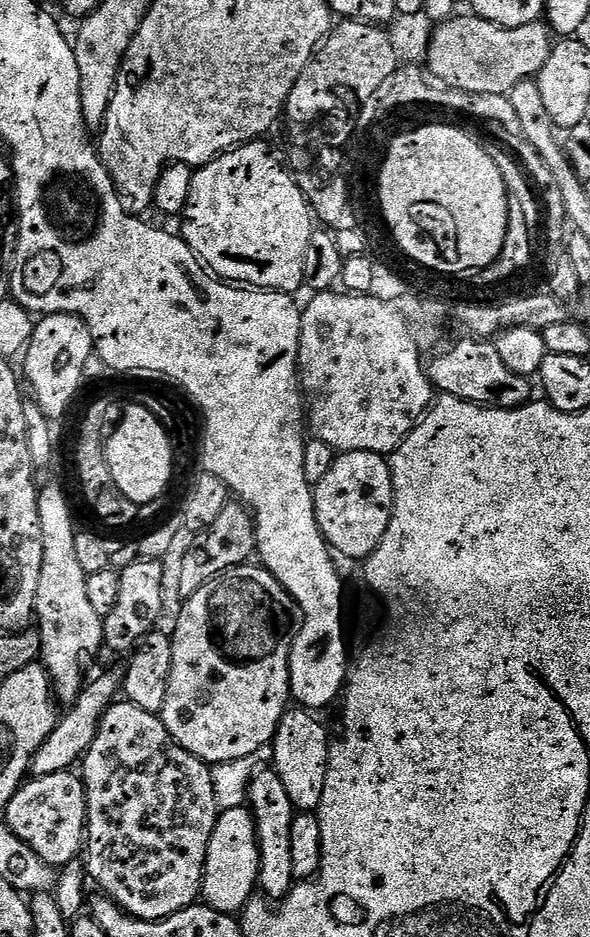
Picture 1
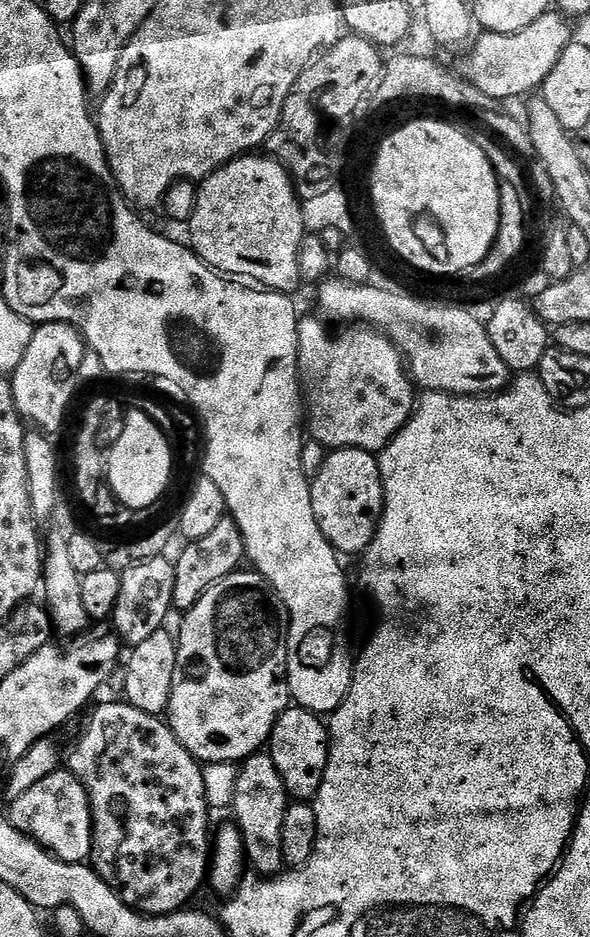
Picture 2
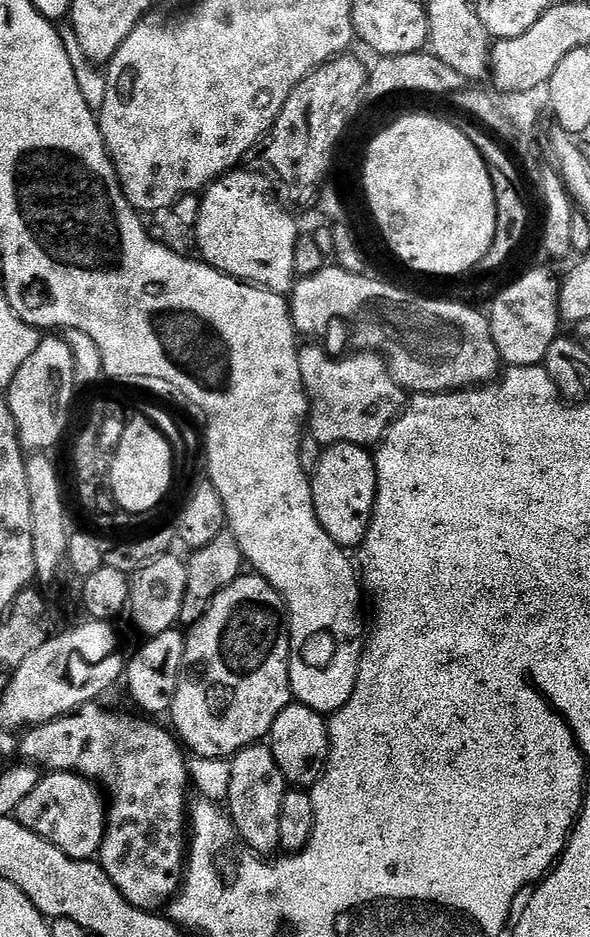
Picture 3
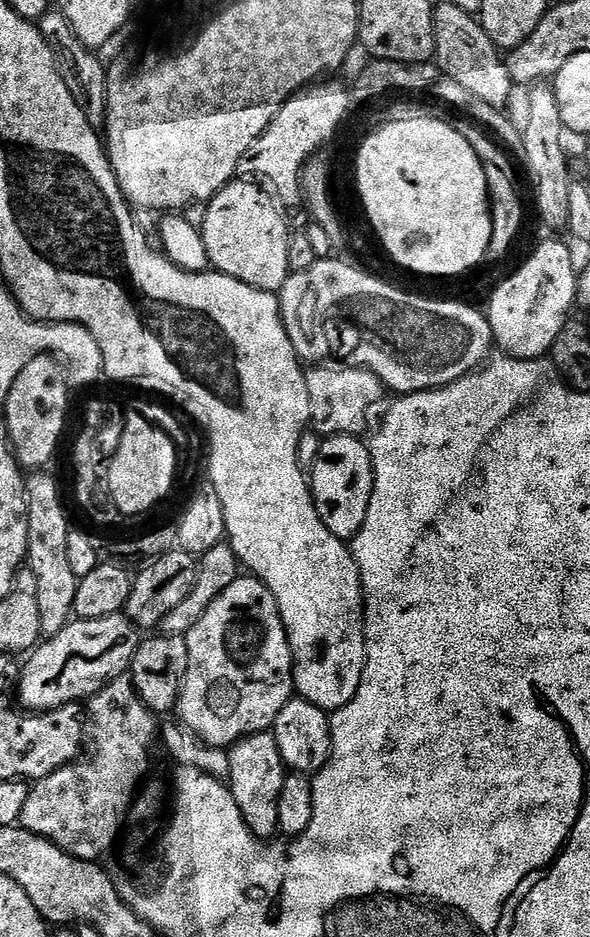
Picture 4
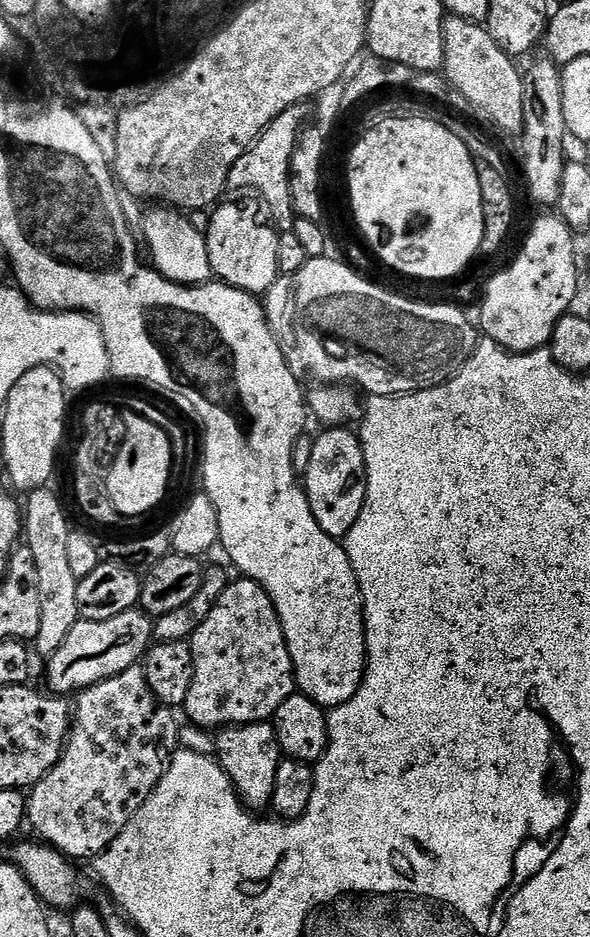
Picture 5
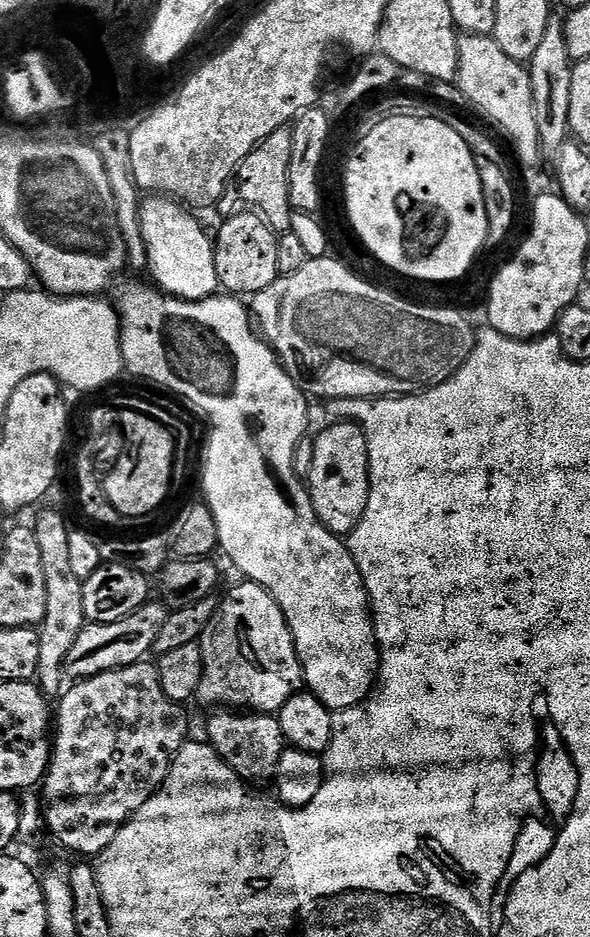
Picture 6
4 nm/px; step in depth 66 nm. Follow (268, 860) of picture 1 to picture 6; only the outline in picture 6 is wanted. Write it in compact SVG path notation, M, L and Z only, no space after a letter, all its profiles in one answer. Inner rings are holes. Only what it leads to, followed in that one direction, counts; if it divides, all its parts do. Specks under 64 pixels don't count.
M216 710L208 720L207 743L231 766L240 779L271 781L276 774L278 758L282 758L286 741L282 726L275 715L251 710Z

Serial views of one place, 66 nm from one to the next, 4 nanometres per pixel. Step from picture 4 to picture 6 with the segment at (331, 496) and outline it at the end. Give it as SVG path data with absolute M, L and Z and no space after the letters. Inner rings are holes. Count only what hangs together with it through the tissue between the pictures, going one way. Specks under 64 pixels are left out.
M356 422L343 423L330 425L320 437L312 440L314 456L306 477L306 487L308 495L312 497L312 511L315 519L320 519L332 531L329 533L340 538L347 537L348 533L354 530L354 526L358 526L368 501L368 451L364 429Z

